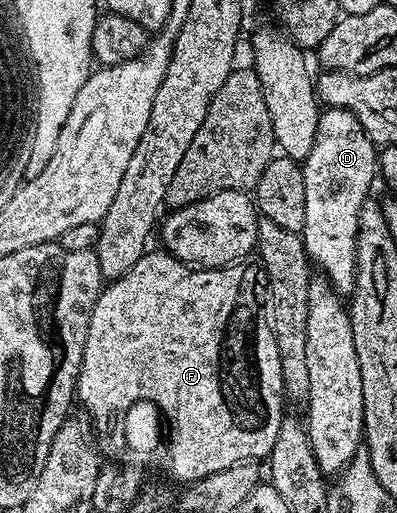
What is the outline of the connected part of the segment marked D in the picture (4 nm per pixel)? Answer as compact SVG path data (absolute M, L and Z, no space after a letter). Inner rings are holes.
M326 107L319 118L319 126L315 130L315 146L311 146L311 154L307 154L307 158L303 161L303 187L307 189L307 218L303 222L301 232L305 241L305 253L308 254L310 261L319 267L320 275L326 280L333 283L333 289L337 291L343 298L348 297L352 293L355 286L355 278L357 277L357 231L359 230L359 210L363 206L365 200L370 199L371 192L369 187L373 184L373 179L379 176L379 148L373 143L373 140L363 130L363 126L359 122L359 118L355 118L355 114L351 114L345 108Z

